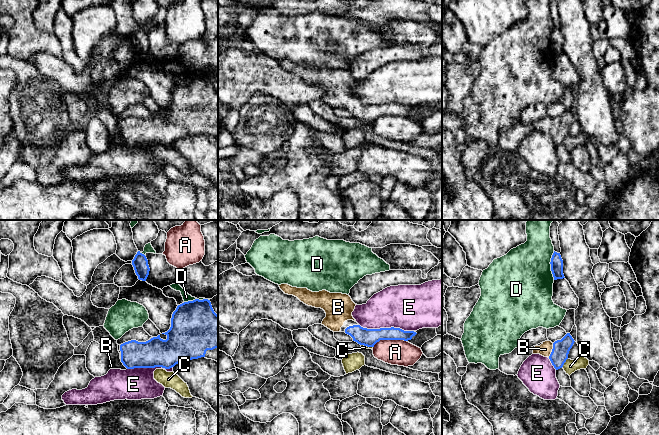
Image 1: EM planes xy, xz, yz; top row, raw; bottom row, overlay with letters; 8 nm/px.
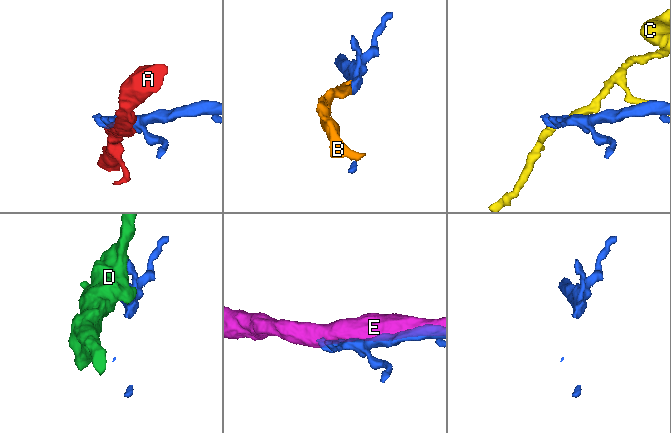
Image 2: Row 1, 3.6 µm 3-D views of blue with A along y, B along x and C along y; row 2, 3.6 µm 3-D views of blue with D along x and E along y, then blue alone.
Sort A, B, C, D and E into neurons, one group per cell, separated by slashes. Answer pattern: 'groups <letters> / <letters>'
groups A / B / C / D / E

